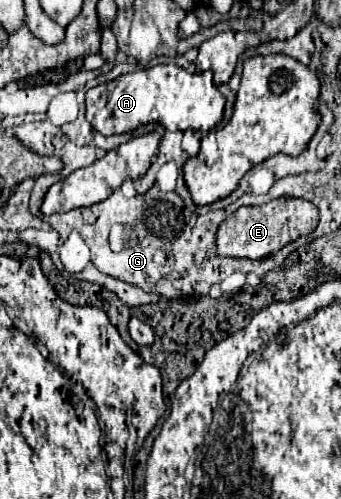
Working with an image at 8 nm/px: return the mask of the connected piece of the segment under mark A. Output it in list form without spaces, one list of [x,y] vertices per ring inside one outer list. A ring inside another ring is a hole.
[[[155,65],[133,71],[109,83],[95,85],[85,95],[87,121],[103,135],[127,133],[149,121],[159,123],[169,131],[209,131],[223,119],[225,101],[225,95],[221,95],[213,83],[211,71],[189,73],[179,65]]]

